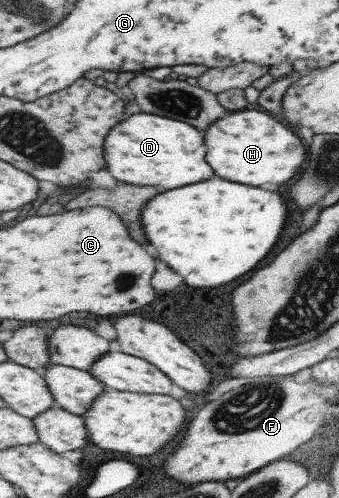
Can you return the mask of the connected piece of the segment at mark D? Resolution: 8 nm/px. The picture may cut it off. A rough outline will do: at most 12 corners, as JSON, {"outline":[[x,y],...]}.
{"outline":[[134,113],[111,129],[107,170],[167,190],[215,170],[203,132]]}

